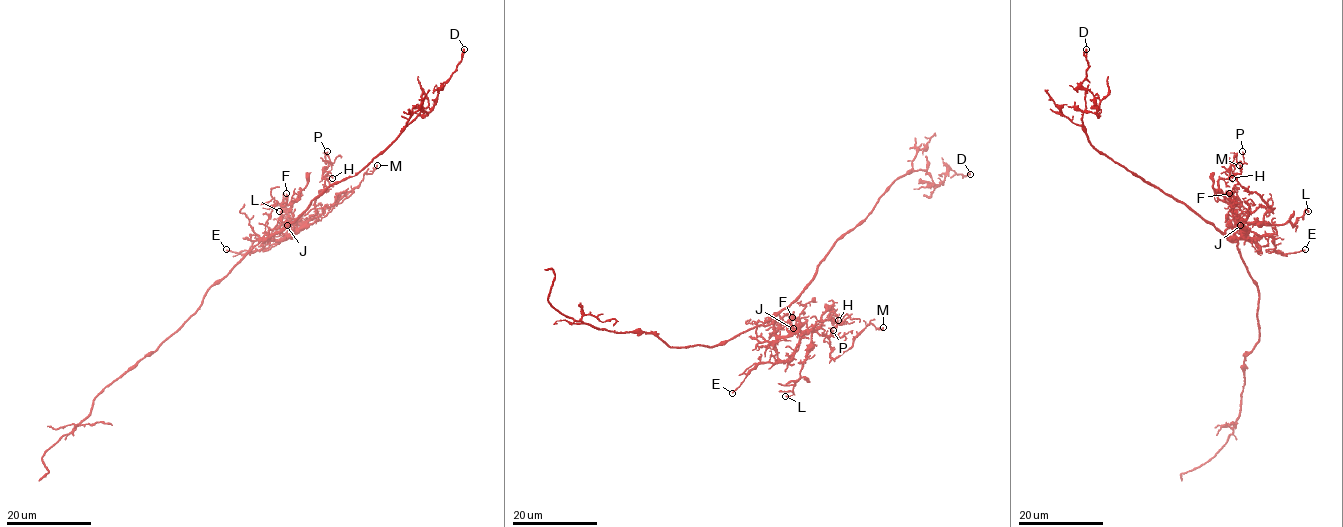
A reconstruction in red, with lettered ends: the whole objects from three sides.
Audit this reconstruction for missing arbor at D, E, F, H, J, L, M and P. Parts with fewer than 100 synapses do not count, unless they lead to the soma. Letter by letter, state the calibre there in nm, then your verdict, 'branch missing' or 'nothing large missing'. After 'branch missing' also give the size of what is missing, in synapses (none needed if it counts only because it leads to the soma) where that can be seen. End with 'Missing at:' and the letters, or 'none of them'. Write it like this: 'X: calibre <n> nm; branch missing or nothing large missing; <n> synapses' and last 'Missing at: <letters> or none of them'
D: calibre 240 nm; nothing large missing
E: calibre 120 nm; nothing large missing
F: calibre 100 nm; nothing large missing
H: calibre 90 nm; nothing large missing
J: calibre 110 nm; nothing large missing
L: calibre 130 nm; nothing large missing
M: calibre 100 nm; nothing large missing
P: calibre 100 nm; nothing large missing
Missing at: none of them

